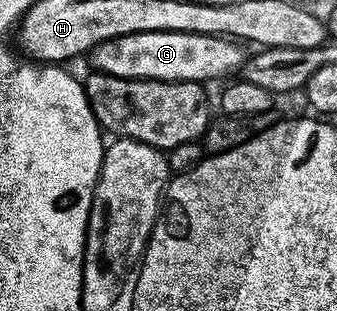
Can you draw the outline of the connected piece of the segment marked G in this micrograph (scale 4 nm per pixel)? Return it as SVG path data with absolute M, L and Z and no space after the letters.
M139 32L111 38L93 47L91 59L98 71L124 78L146 78L160 82L199 82L236 75L245 64L247 50L240 41L187 32Z

